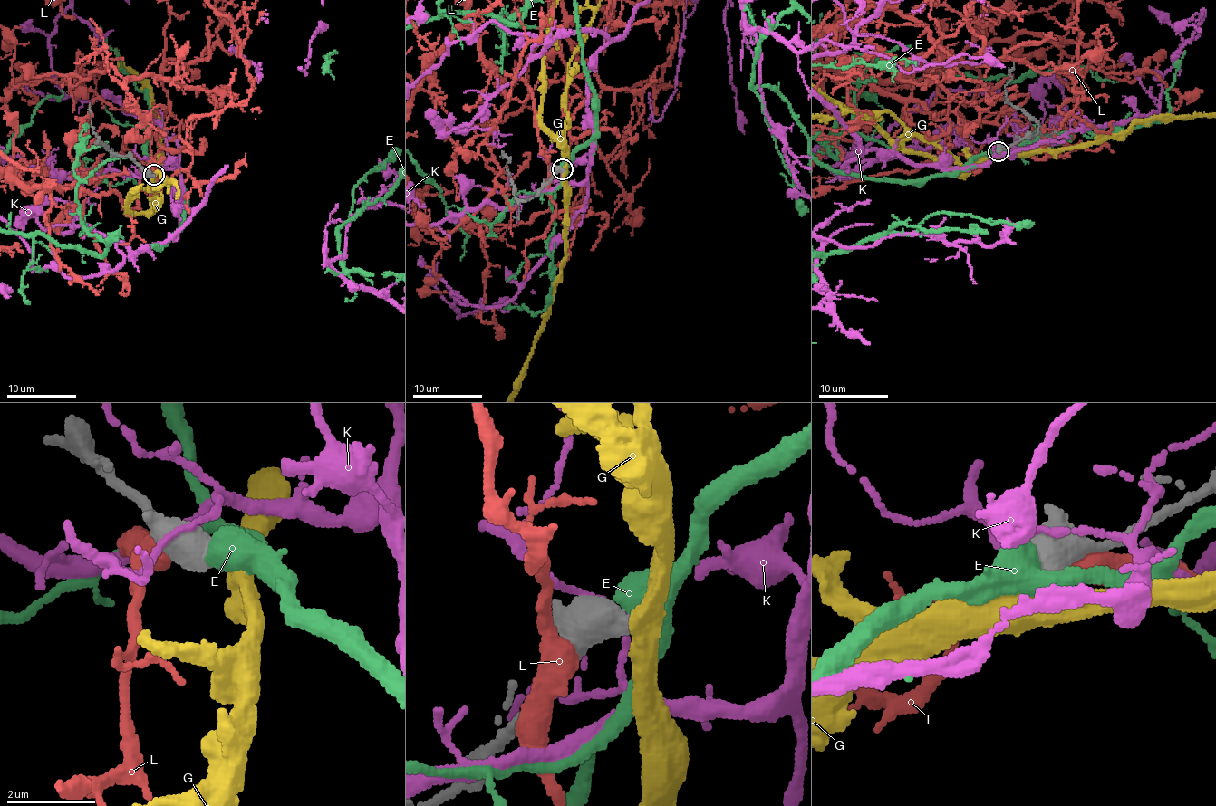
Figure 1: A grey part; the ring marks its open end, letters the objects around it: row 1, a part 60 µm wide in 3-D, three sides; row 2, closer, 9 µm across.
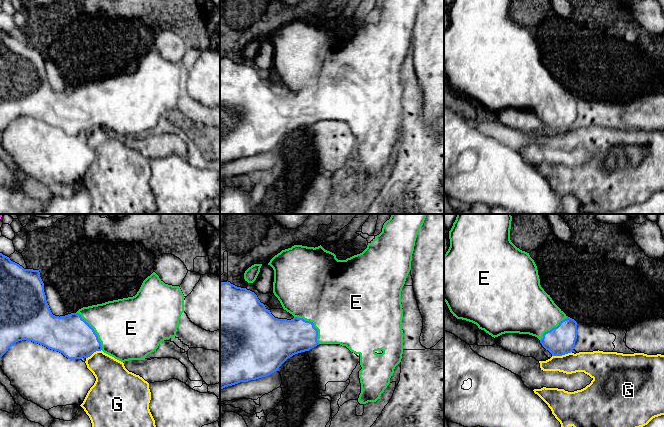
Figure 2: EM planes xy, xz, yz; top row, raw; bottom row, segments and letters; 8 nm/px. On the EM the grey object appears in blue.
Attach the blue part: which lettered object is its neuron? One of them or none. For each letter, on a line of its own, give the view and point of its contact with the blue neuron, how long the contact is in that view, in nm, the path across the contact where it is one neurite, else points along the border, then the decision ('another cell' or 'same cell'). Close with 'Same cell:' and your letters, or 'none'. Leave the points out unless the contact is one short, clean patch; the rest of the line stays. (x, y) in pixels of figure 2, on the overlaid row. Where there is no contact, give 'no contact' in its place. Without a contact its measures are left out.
E: contact xy (93, 330); length 360 nm; way xy (71, 335), (93, 330), (97, 327), (124, 327); same cell
G: contact yz (561, 355); length 170 nm; border yz (571, 351), (552, 356); another cell
K: no contact; another cell
L: no contact; another cell
Same cell: E

